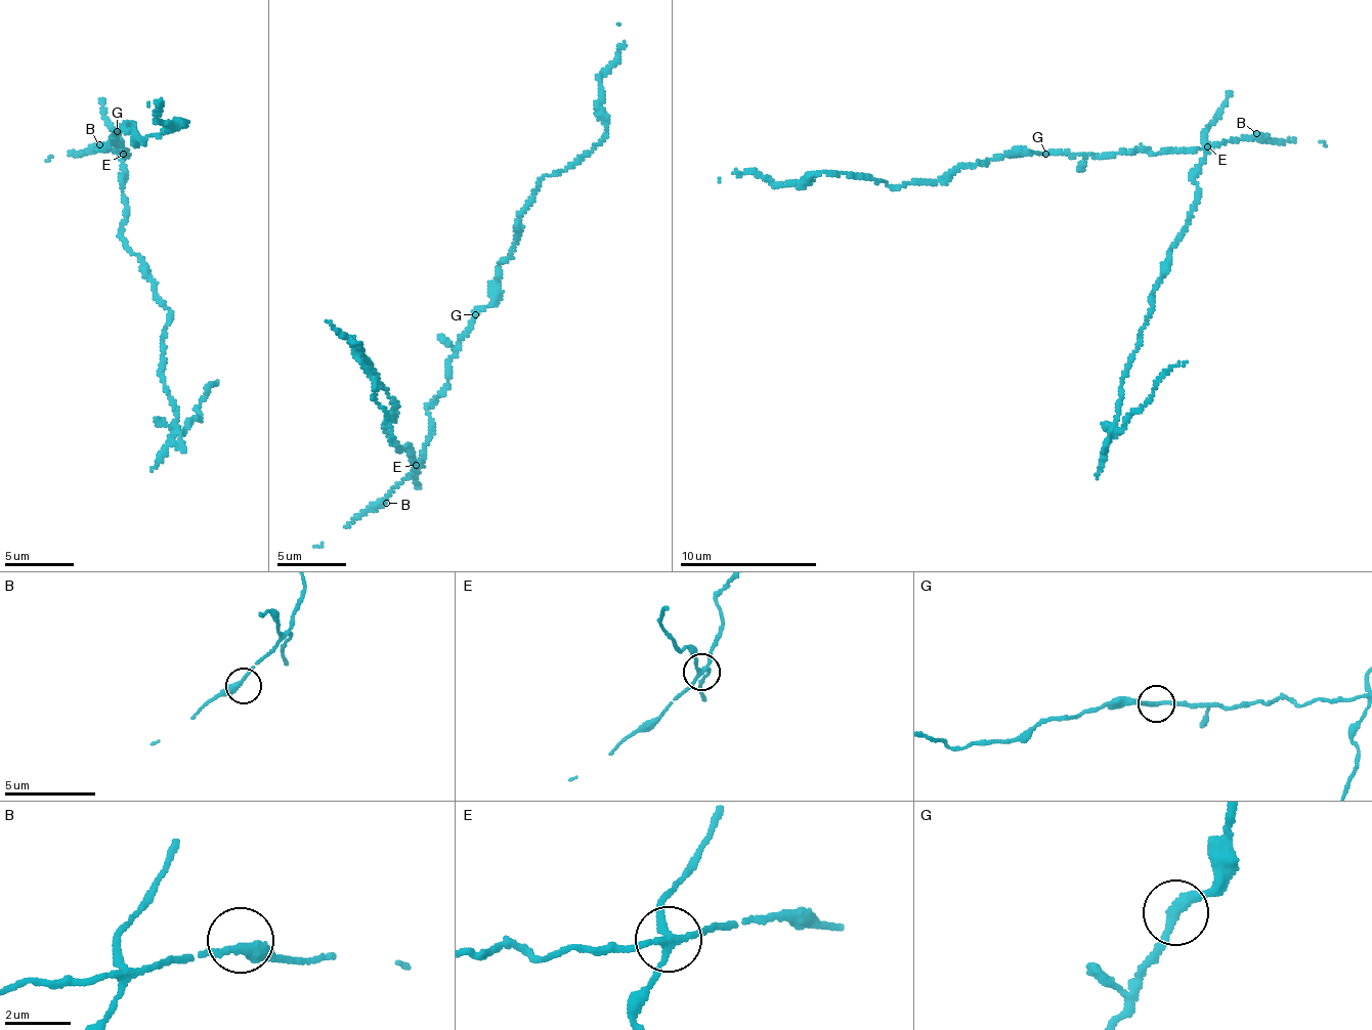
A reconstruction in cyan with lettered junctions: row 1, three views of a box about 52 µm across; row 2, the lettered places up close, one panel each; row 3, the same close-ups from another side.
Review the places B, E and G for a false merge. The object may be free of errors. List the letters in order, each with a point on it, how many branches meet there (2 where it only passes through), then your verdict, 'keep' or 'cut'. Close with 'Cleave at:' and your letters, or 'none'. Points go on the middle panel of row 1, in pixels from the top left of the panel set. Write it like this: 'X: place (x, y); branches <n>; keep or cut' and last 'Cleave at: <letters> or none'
B: place (386, 503); branches 2; keep
E: place (416, 465); branches 4; cut
G: place (475, 314); branches 2; keep
Cleave at: E

